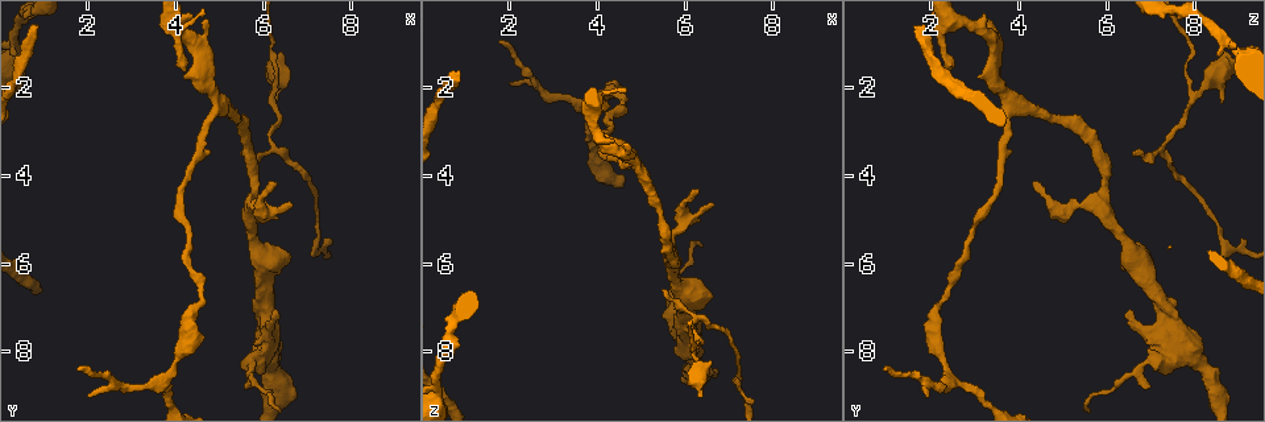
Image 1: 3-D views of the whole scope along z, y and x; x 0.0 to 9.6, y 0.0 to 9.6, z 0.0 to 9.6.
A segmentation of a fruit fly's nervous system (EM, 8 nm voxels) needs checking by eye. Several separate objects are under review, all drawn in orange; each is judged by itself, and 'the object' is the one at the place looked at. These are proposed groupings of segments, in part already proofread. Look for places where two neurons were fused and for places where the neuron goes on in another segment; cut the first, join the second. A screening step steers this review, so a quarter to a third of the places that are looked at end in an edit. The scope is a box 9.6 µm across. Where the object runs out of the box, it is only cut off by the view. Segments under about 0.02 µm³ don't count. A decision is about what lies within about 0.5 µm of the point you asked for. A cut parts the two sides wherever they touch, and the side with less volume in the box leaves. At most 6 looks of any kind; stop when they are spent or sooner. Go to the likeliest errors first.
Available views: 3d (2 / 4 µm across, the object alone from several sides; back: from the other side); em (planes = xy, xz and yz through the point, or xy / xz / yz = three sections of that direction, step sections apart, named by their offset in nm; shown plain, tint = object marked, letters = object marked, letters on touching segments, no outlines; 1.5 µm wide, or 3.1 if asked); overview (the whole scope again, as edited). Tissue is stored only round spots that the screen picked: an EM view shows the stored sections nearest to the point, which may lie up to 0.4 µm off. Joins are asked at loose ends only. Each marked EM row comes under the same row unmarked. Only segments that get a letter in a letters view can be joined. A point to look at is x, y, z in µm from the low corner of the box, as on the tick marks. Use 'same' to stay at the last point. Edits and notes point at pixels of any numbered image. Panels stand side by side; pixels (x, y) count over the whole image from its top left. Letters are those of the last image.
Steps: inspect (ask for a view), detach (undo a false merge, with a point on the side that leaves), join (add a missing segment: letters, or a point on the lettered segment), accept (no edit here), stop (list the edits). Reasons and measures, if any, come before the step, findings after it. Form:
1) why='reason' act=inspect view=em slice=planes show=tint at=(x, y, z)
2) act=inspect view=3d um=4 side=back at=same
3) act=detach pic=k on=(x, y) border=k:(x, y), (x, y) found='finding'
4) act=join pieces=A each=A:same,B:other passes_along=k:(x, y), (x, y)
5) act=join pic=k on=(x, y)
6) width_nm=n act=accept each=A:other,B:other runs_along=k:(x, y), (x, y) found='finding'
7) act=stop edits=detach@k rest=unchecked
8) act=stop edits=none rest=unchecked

why='free end' act=inspect view=em slice=yz step=8 show=letters at=(0.85, 0.60, 1.65)

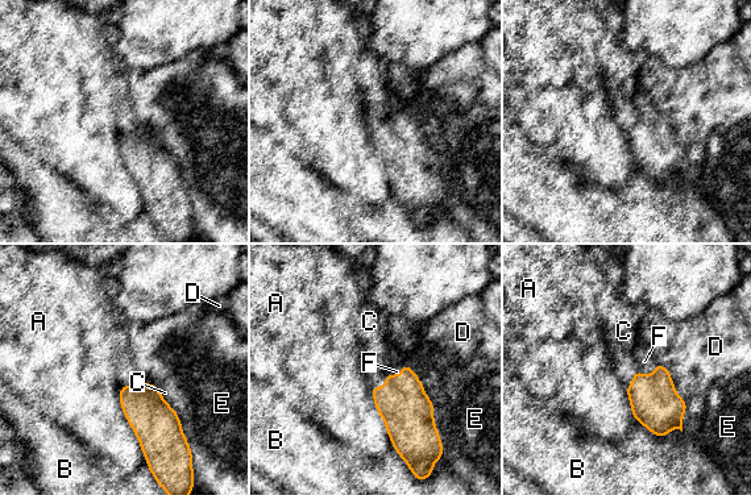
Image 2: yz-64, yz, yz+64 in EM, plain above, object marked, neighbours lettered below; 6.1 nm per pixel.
longest_contact=A:440nm act=join pieces=F each=A:other,B:other,C:other,D:other,E:other,F:same passes_along=2:(654, 402), (651, 374), (644, 361) found='it goes on there'

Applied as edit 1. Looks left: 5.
act=inspect view=overview

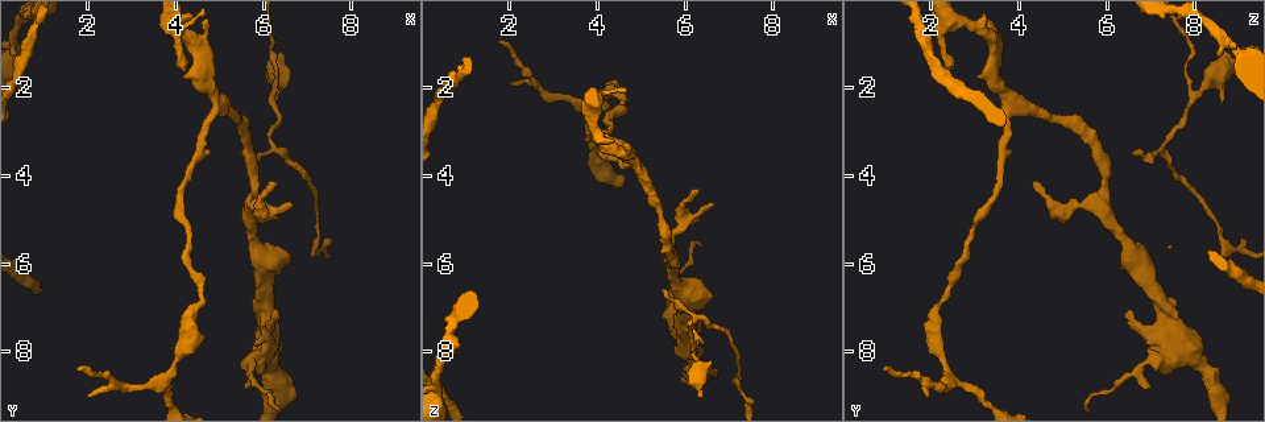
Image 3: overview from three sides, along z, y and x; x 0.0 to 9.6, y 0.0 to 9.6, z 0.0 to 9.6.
why='free end' act=inspect view=em slice=planes show=letters at=(6.35, 1.35, 9.10)

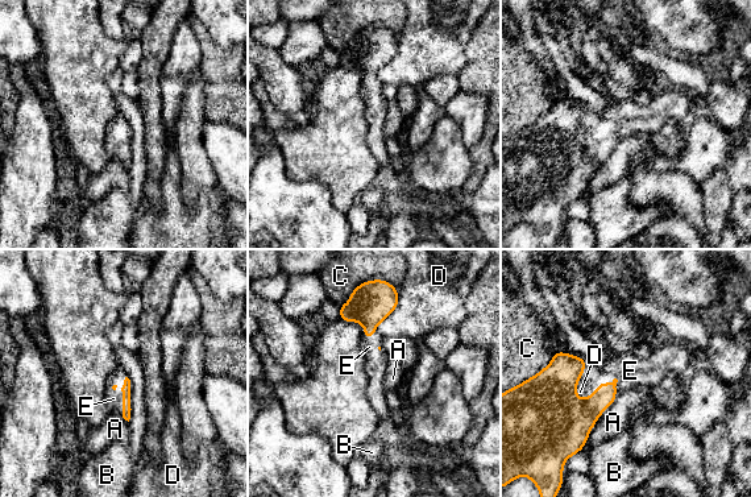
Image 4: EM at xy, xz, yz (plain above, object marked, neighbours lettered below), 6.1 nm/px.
act=join pieces=E each=A:other,B:other,C:other,D:other,E:same found='it goes on there'

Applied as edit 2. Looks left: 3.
act=inspect view=overview

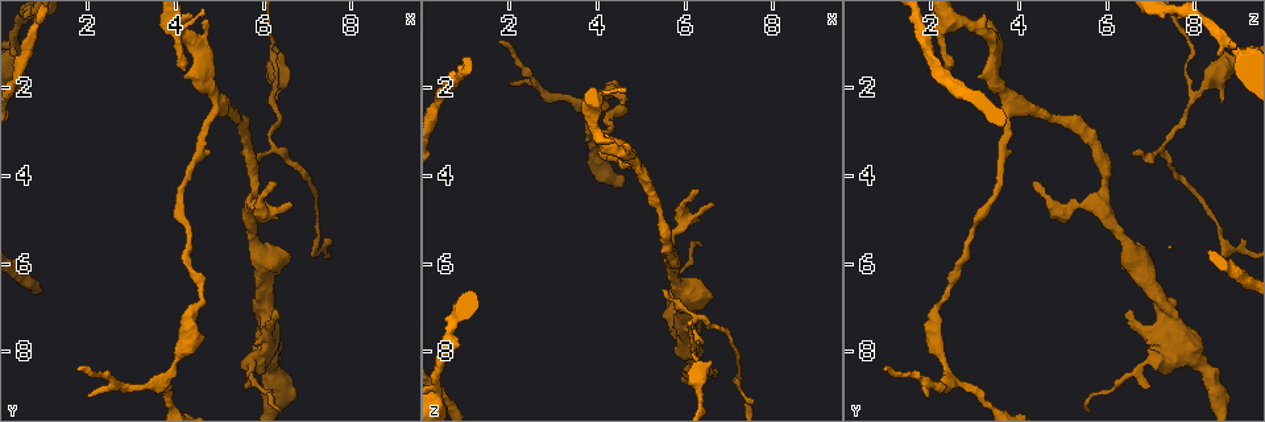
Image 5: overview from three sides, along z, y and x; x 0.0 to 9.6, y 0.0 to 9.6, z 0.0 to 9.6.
why='free end' act=inspect view=em slice=planes show=letters at=(4.20, 1.60, 2.40)

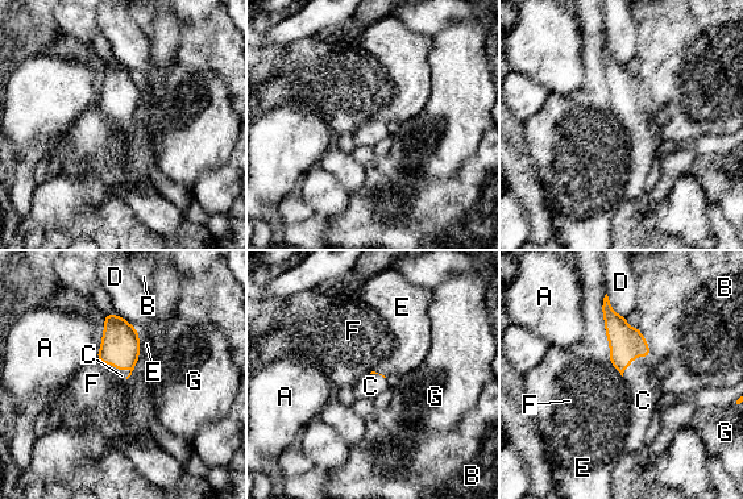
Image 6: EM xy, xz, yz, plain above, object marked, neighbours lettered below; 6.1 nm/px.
longest_contact=E:420nm act=join pieces=C each=A:other,B:other,C:same,D:other,E:other,F:other,G:other passes_along=6:(120, 345), (117, 369), (121, 375) found='the neuron continues'

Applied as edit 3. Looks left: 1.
act=stop edits=join@2,join@4,join@6 rest=unchecked

